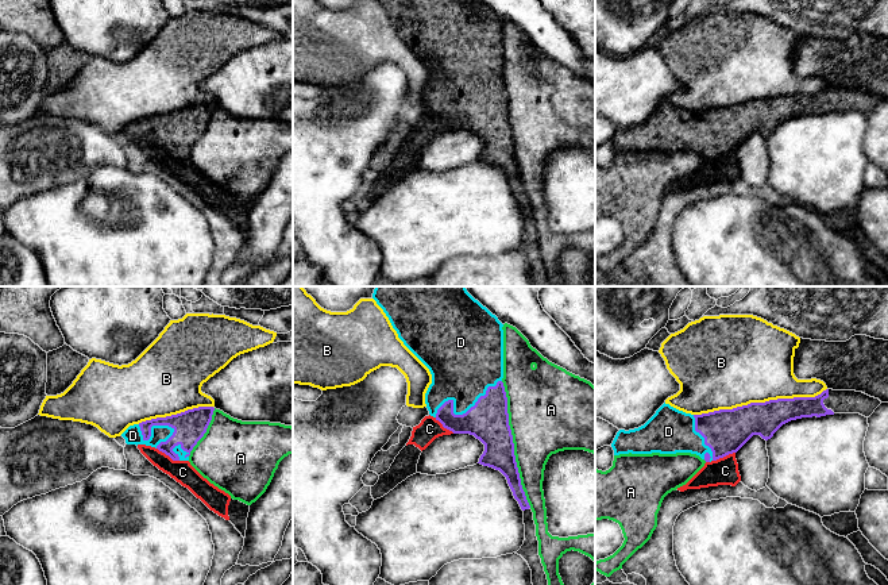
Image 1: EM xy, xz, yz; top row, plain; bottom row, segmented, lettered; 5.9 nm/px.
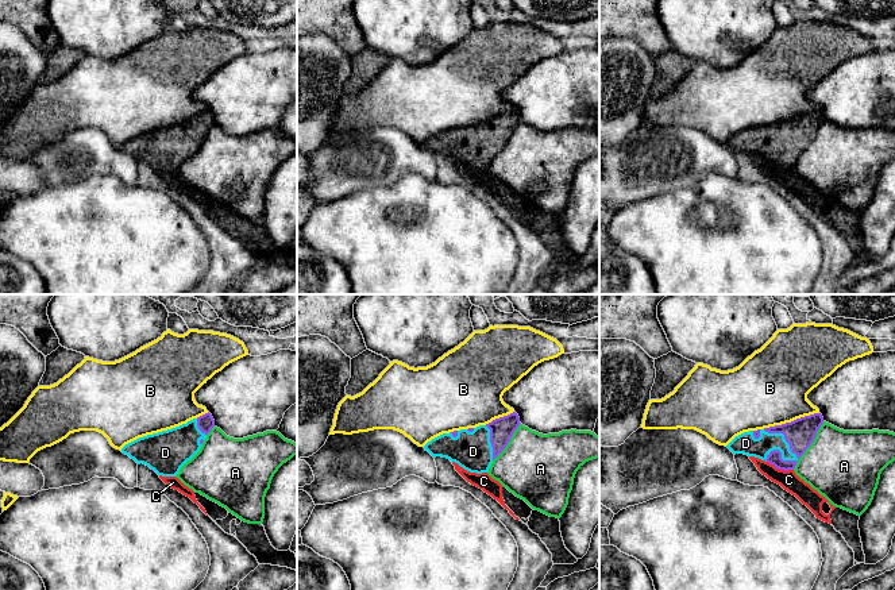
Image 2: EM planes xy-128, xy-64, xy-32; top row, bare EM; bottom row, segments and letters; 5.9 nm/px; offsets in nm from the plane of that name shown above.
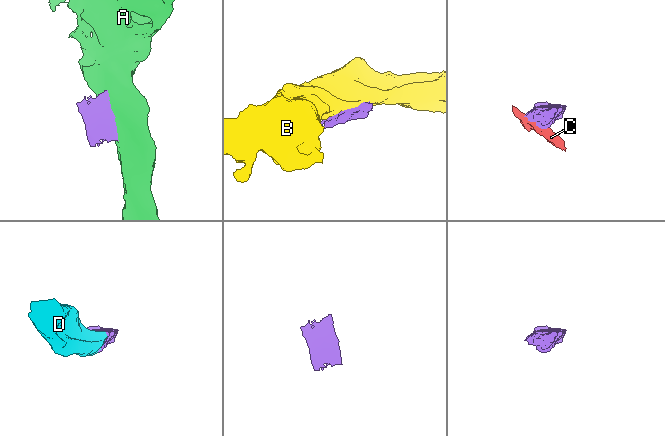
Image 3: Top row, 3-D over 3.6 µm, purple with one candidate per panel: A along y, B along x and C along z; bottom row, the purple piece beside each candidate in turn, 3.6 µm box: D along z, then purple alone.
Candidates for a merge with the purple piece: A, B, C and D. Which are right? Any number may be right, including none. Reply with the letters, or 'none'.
D

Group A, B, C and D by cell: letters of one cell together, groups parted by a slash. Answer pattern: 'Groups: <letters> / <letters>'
Groups: A / B / C / D

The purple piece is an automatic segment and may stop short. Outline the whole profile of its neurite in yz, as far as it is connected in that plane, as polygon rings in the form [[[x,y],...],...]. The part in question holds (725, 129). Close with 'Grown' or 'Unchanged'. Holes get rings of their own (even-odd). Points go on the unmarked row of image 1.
[[[826,86],[815,95],[777,96],[702,112],[663,101],[641,124],[619,127],[611,141],[619,151],[691,150],[706,159],[737,150],[753,132],[768,138],[785,120],[802,115],[860,111],[869,115],[879,96],[856,88]]]. Grown

